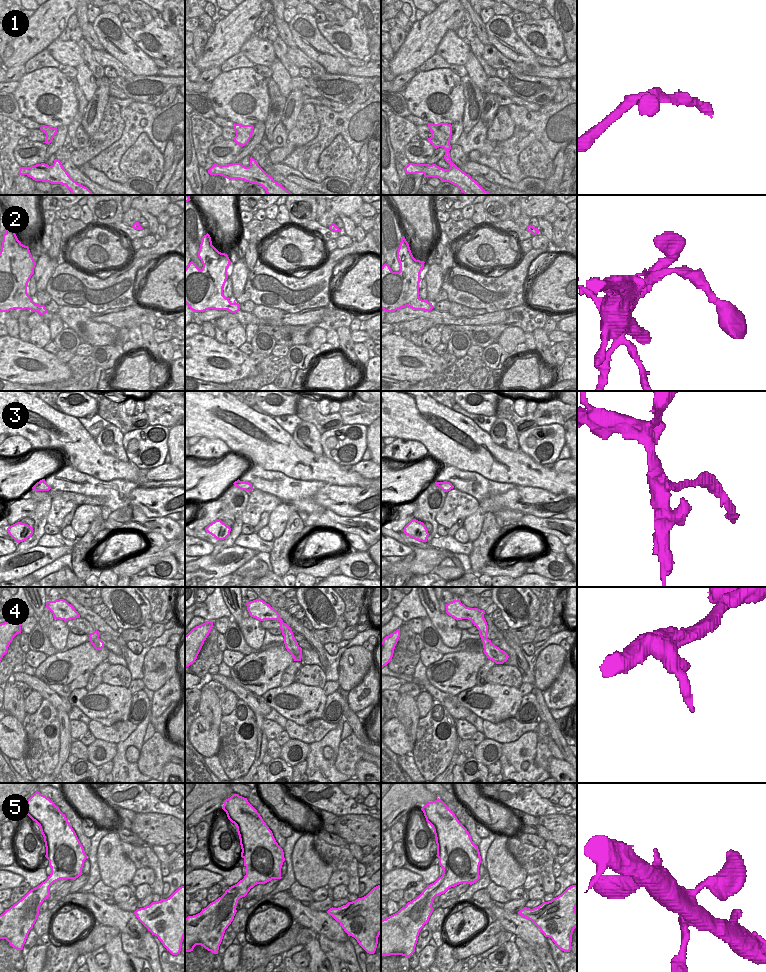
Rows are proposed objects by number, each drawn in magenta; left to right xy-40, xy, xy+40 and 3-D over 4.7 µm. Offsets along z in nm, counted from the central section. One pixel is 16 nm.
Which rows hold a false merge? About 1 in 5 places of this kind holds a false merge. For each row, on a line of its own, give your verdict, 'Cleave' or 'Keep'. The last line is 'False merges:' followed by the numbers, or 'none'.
1: Keep
2: Keep
3: Cleave
4: Keep
5: Keep
False merges: 3.

